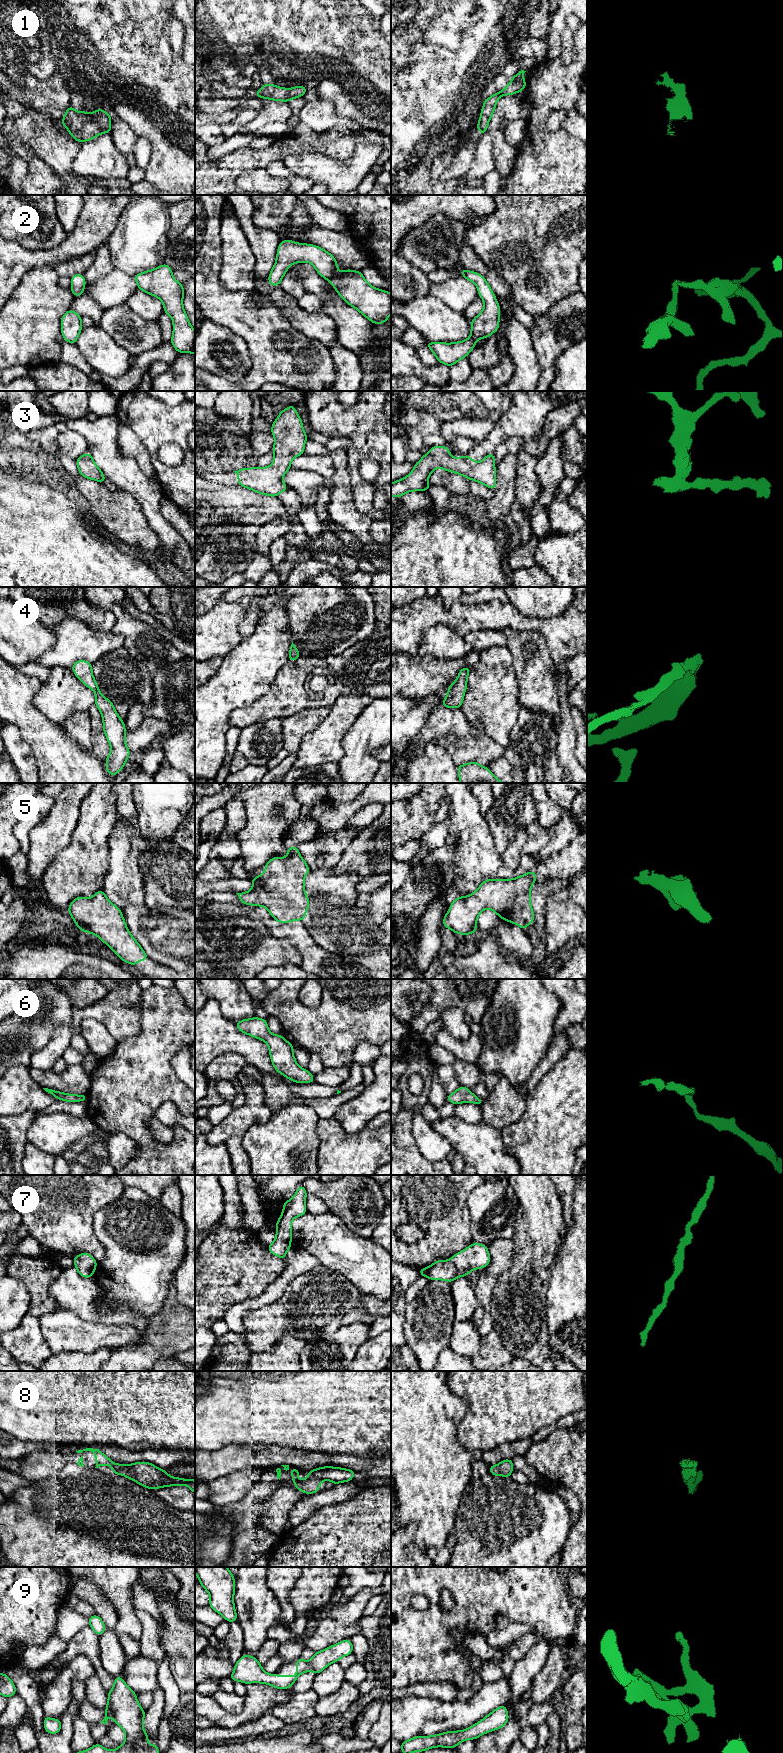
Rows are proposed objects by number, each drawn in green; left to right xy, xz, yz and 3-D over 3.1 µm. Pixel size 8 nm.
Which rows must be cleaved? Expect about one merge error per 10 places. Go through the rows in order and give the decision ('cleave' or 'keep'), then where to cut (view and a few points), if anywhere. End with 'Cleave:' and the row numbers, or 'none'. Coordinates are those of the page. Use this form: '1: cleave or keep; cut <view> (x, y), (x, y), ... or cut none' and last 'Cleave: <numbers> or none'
1: keep; cut none
2: keep; cut none
3: keep; cut none
4: keep; cut none
5: keep; cut none
6: keep; cut none
7: keep; cut none
8: keep; cut none
9: keep; cut none
Cleave: none

